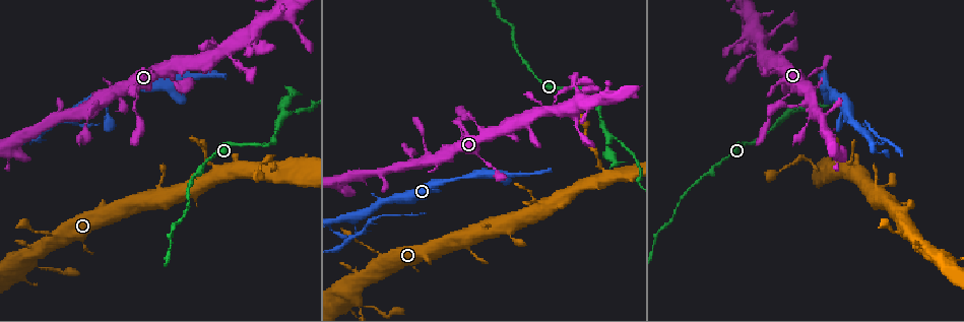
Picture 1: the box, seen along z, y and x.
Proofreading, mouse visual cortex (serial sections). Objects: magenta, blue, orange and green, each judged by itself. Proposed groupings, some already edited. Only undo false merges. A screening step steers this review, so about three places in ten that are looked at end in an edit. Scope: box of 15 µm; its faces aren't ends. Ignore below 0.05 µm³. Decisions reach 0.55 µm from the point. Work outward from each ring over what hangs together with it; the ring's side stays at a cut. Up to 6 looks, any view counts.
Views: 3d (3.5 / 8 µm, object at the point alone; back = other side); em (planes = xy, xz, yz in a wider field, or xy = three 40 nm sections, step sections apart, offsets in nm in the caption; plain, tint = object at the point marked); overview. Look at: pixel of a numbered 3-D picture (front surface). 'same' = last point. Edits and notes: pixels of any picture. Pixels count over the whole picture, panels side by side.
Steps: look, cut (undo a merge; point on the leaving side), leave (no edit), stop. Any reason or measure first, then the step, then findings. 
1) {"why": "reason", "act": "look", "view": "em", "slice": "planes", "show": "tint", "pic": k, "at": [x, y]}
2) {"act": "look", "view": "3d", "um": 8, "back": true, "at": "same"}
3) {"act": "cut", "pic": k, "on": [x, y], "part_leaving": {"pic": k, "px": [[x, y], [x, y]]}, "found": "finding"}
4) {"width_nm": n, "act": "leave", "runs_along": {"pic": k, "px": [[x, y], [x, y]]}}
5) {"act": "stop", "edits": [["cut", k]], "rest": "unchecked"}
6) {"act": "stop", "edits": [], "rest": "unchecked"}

{"act": "look", "view": "3d", "um": 3.5, "pic": 1, "at": [384, 261]}

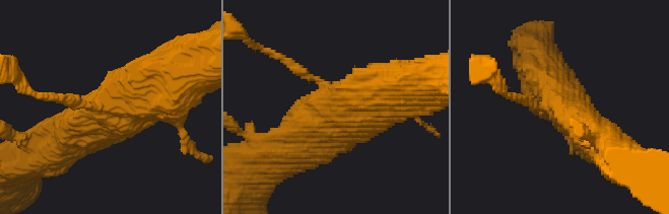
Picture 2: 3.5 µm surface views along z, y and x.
{"act": "leave", "runs_along": {"pic": 2, "px": [[178, 78], [72, 134]]}, "found": "continuous, no second cell"}

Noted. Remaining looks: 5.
{"why": "three arms meet", "act": "look", "view": "3d", "um": 8, "pic": 1, "at": [884, 142]}

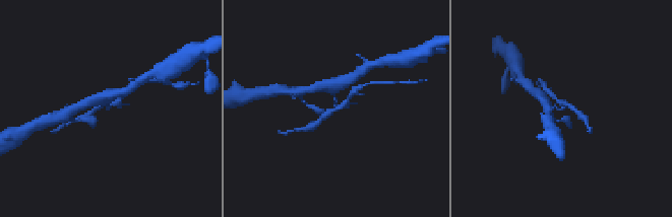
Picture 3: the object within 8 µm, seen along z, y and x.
{"act": "look", "view": "em", "slice": "planes", "show": "tint", "pic": 3, "at": [566, 106]}

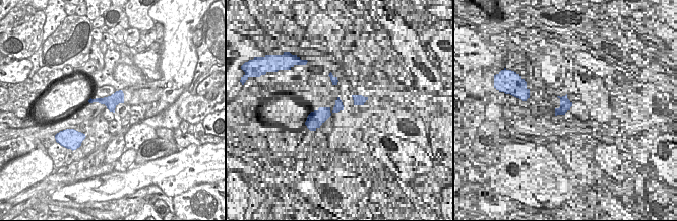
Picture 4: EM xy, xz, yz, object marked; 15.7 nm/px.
{"arms": 3, "arm_widths_nm": [150, 200, 300], "act": "cut", "pic": 3, "on": [325, 115], "found": "a second cell is stuck on"}

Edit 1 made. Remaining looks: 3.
{"why": "redraw", "act": "look", "view": "overview"}

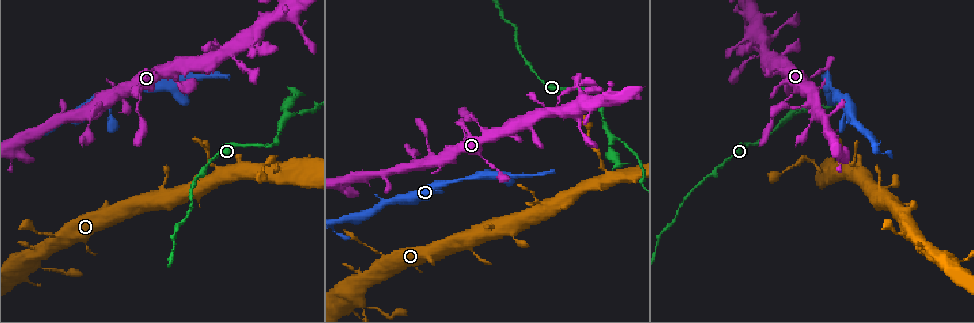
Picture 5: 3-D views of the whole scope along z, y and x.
{"act": "look", "view": "3d", "um": 3.5, "pic": 5, "at": [823, 170]}

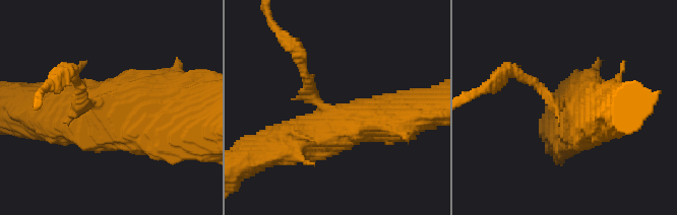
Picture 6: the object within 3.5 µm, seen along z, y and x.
{"act": "look", "view": "em", "slice": "xy", "step": 2, "show": "tint", "pic": 6, "at": [326, 110]}

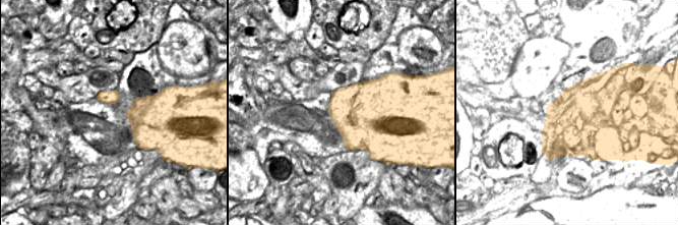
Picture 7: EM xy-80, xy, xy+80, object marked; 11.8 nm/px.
{"width_nm": 700, "act": "leave", "runs_along": {"pic": 6, "px": [[263, 151], [326, 125], [397, 118]]}, "found": "continuous, no second cell"}

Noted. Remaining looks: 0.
{"act": "stop", "edits": [["cut", 3]], "rest": "unchecked"}

